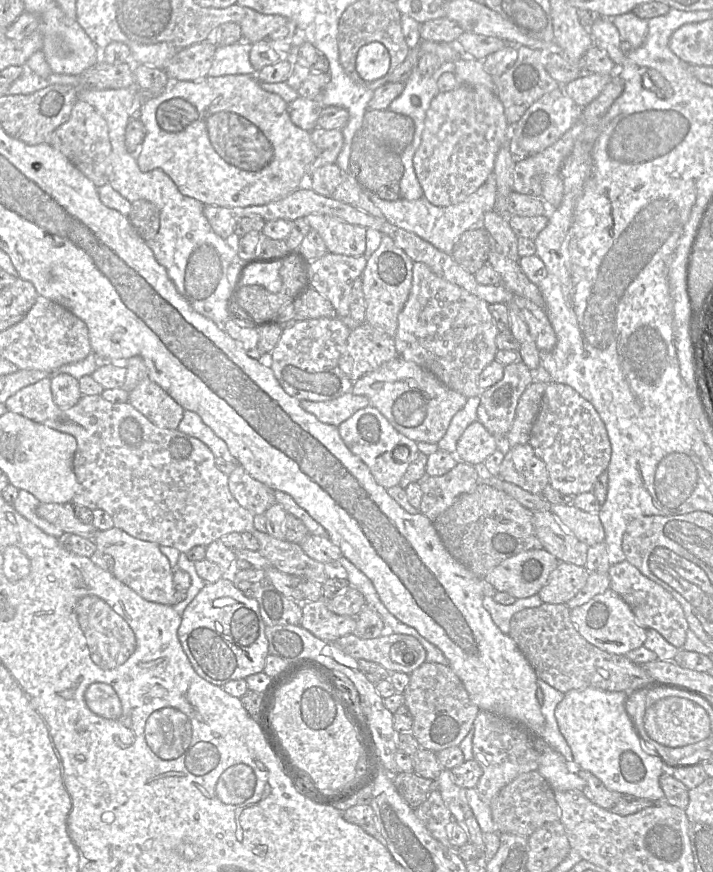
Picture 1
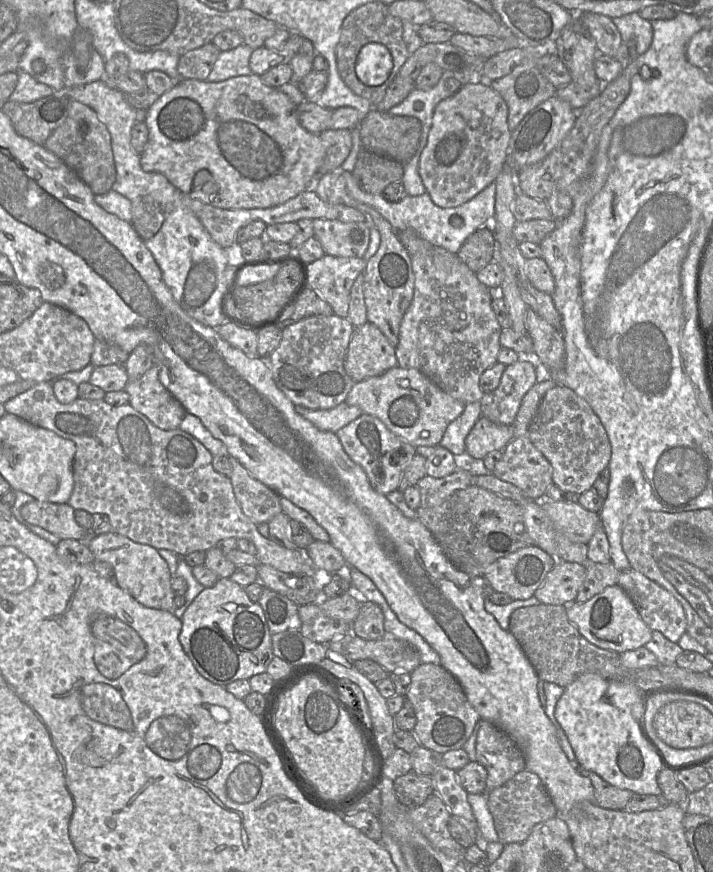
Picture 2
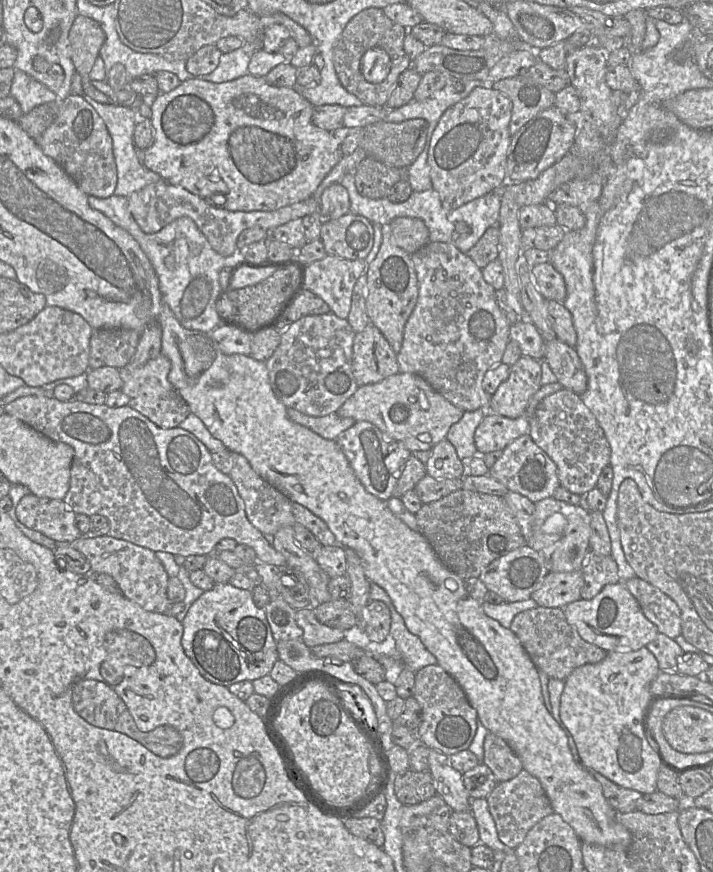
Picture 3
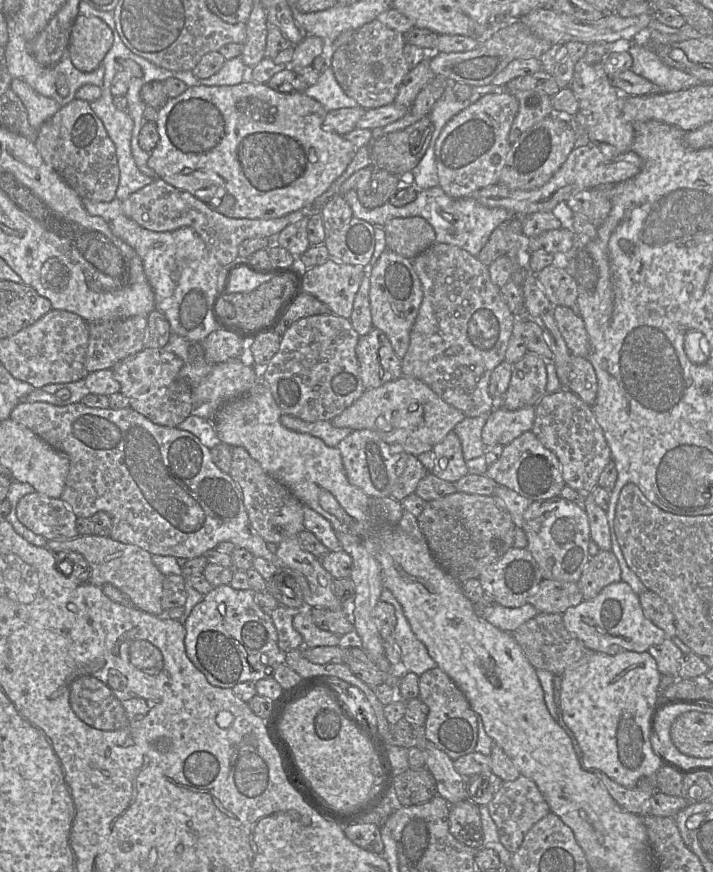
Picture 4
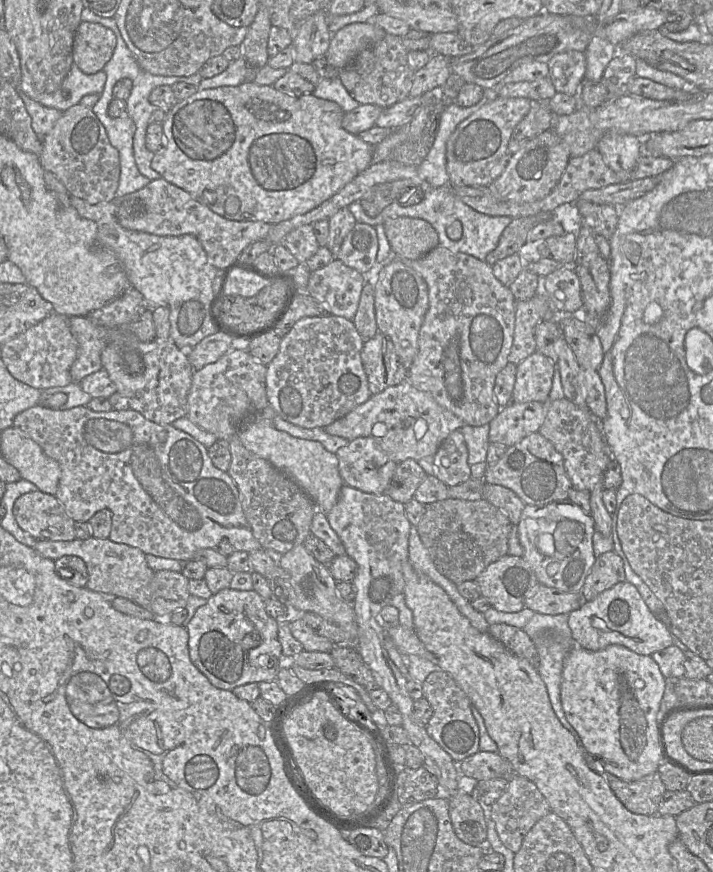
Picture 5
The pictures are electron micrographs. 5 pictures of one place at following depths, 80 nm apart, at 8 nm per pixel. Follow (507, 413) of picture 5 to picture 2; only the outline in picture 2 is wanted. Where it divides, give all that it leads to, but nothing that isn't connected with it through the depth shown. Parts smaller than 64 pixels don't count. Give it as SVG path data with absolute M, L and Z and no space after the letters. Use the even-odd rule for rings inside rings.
M481 417L465 439L465 455L469 459L484 459L495 450L504 450L514 438L513 425L500 425Z

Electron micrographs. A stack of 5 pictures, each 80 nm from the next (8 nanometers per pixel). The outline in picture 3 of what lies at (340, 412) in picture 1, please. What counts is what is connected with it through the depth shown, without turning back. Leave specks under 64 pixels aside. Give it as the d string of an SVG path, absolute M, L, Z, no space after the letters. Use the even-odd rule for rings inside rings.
M287 408L287 416L292 422L310 429L324 439L333 441L356 423L354 419L340 417L337 413L324 417L312 417L292 408Z

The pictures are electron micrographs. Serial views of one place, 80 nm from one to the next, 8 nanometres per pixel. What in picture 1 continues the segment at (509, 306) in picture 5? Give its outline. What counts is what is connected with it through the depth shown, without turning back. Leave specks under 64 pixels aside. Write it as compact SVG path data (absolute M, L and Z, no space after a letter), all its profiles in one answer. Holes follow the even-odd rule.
M413 263L411 289L398 315L397 330L393 337L397 357L424 368L448 388L466 398L480 396L482 390L478 387L478 378L484 368L496 360L498 348L495 339L499 333L485 300L438 277L427 265Z

